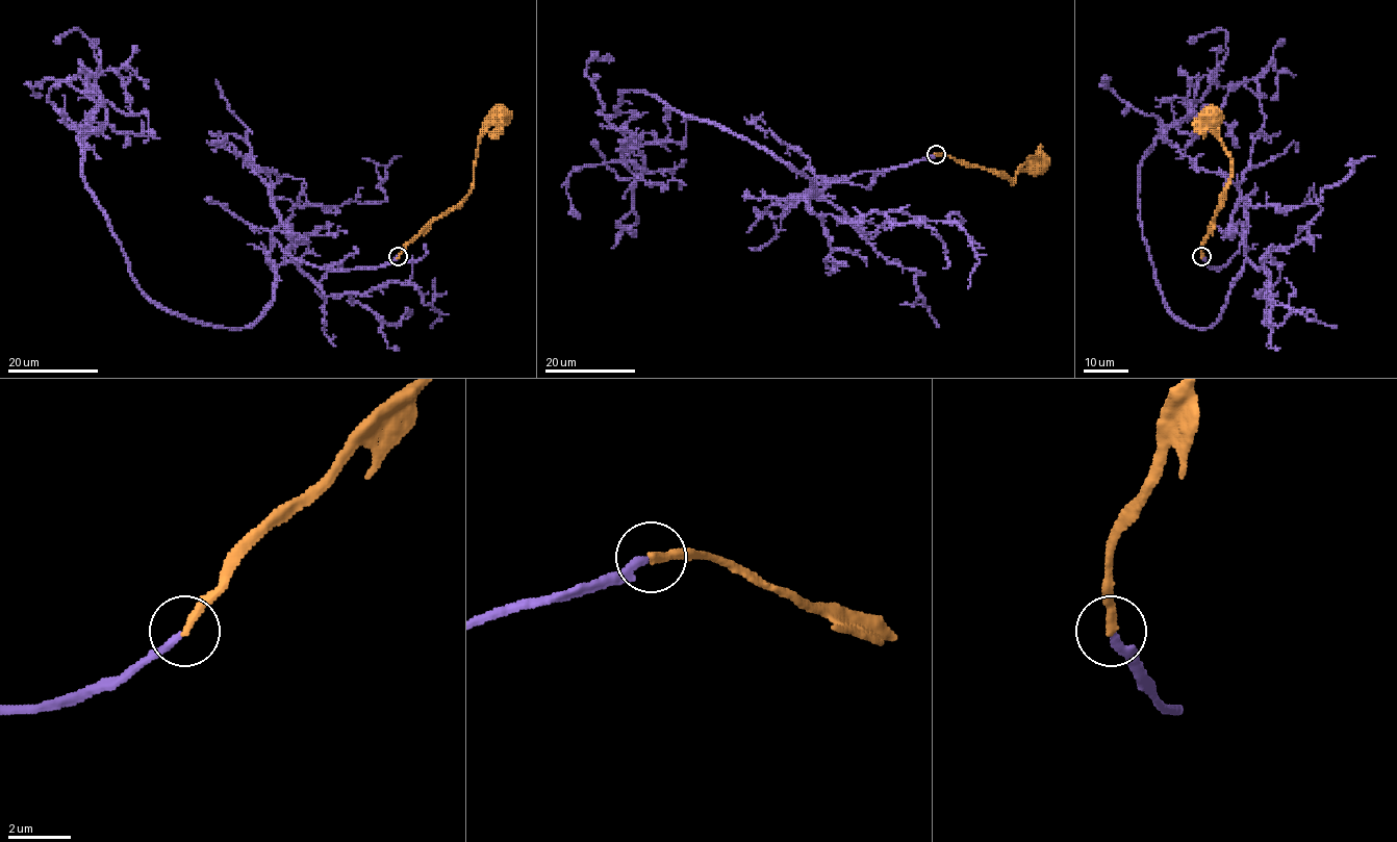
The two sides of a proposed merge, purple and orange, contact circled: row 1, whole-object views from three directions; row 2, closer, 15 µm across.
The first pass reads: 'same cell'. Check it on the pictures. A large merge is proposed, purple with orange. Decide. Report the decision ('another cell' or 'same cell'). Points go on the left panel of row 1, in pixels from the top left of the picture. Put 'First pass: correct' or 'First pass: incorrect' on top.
First pass: correct
same cell

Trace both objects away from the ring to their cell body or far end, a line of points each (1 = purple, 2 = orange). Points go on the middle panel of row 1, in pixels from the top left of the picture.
1: (935, 154), (807, 198), (813, 183), (776, 156), (625, 91), (610, 121), (644, 162), (628, 229), (616, 224)
2: (936, 154), (946, 154), (973, 167), (999, 171), (1012, 183), (1016, 172), (1027, 161), (1036, 161)

